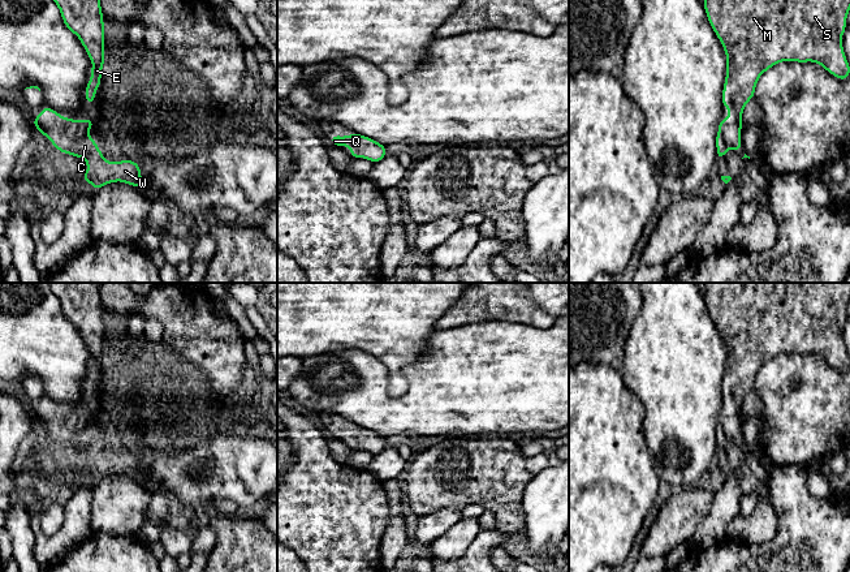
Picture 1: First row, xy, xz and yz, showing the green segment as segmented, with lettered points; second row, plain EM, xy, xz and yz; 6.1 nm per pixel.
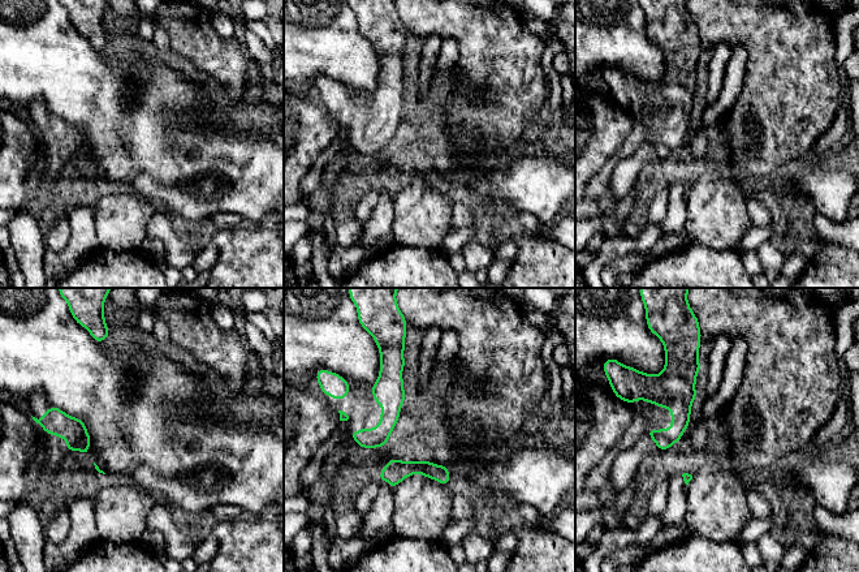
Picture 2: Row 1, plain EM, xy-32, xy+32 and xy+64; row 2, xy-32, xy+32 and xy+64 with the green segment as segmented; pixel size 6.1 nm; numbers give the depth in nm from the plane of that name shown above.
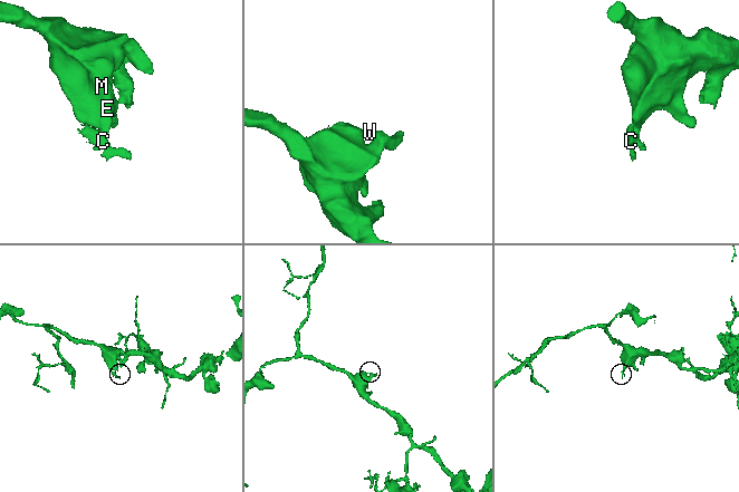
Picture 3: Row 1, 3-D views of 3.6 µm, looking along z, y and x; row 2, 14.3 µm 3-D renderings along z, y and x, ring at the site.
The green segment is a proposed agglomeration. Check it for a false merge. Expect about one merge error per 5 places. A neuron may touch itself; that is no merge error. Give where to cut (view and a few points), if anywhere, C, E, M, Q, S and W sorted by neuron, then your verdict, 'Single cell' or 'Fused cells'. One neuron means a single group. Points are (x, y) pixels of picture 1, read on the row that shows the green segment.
No split. Groups: C E M Q S W. Single cell

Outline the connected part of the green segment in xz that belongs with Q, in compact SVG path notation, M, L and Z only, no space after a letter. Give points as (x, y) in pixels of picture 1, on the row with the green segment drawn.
M358 133L346 137L332 136L329 139L335 146L350 146L349 154L353 158L366 158L372 163L377 163L387 156L385 146Z

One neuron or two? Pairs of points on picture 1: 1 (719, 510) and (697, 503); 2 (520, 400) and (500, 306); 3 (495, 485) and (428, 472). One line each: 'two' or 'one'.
1: two
2: two
3: one

